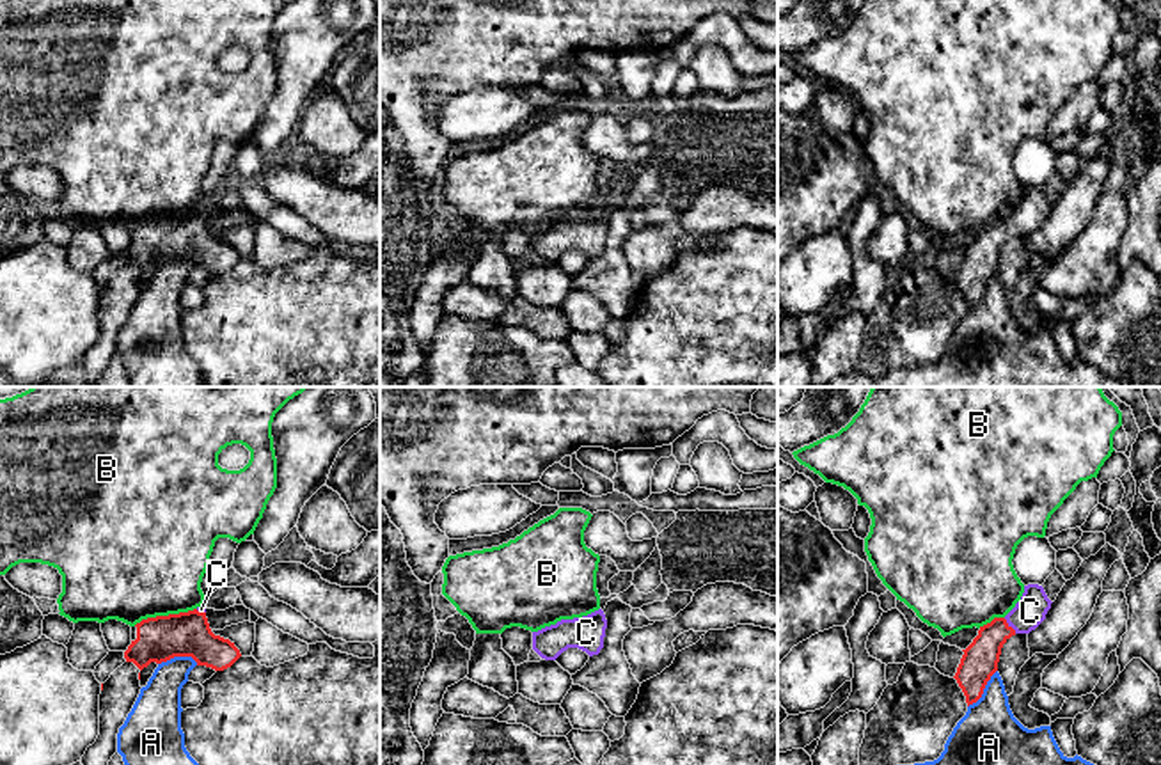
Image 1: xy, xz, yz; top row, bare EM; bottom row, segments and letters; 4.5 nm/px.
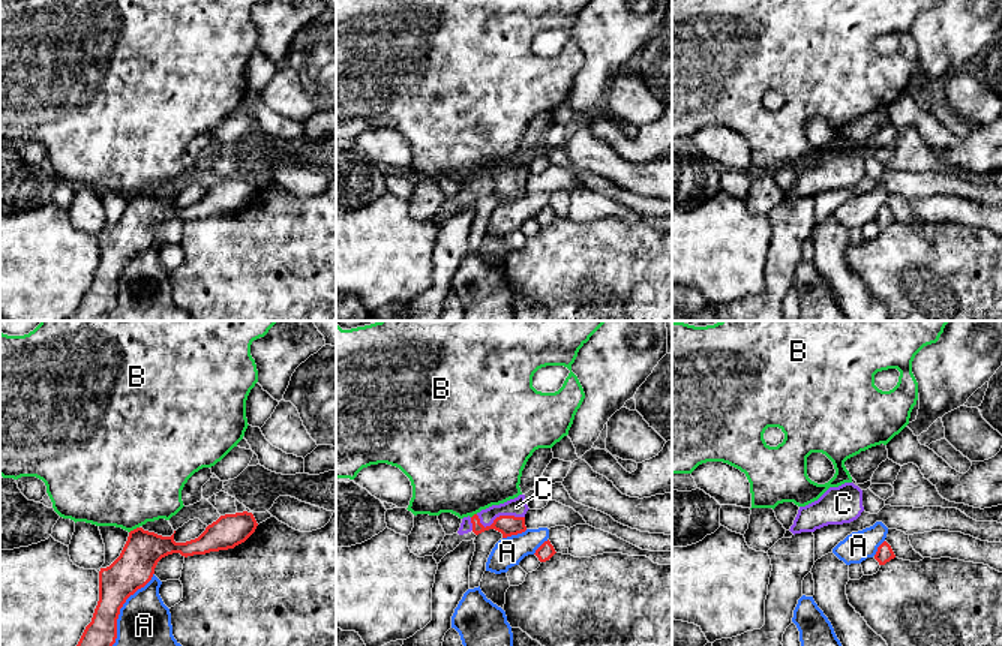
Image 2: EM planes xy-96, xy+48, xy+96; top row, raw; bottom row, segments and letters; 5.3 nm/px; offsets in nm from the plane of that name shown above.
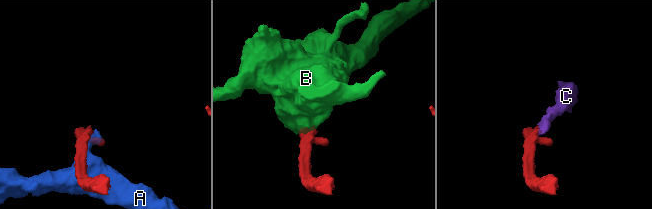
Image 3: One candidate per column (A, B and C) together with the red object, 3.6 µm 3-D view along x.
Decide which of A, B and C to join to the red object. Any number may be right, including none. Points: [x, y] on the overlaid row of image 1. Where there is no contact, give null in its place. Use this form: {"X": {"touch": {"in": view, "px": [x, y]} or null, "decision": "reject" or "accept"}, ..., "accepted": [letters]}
{"A": {"touch": {"in": "xy", "px": [178, 655]}, "decision": "reject"}, "B": {"touch": {"in": "xy", "px": [164, 616]}, "decision": "reject"}, "C": {"touch": {"in": "yz", "px": [1007, 625]}, "decision": "accept"}, "accepted": ["C"]}

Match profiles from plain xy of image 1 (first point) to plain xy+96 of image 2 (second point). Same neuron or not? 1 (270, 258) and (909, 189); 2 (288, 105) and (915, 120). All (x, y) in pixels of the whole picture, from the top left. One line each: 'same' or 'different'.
1: different
2: different

